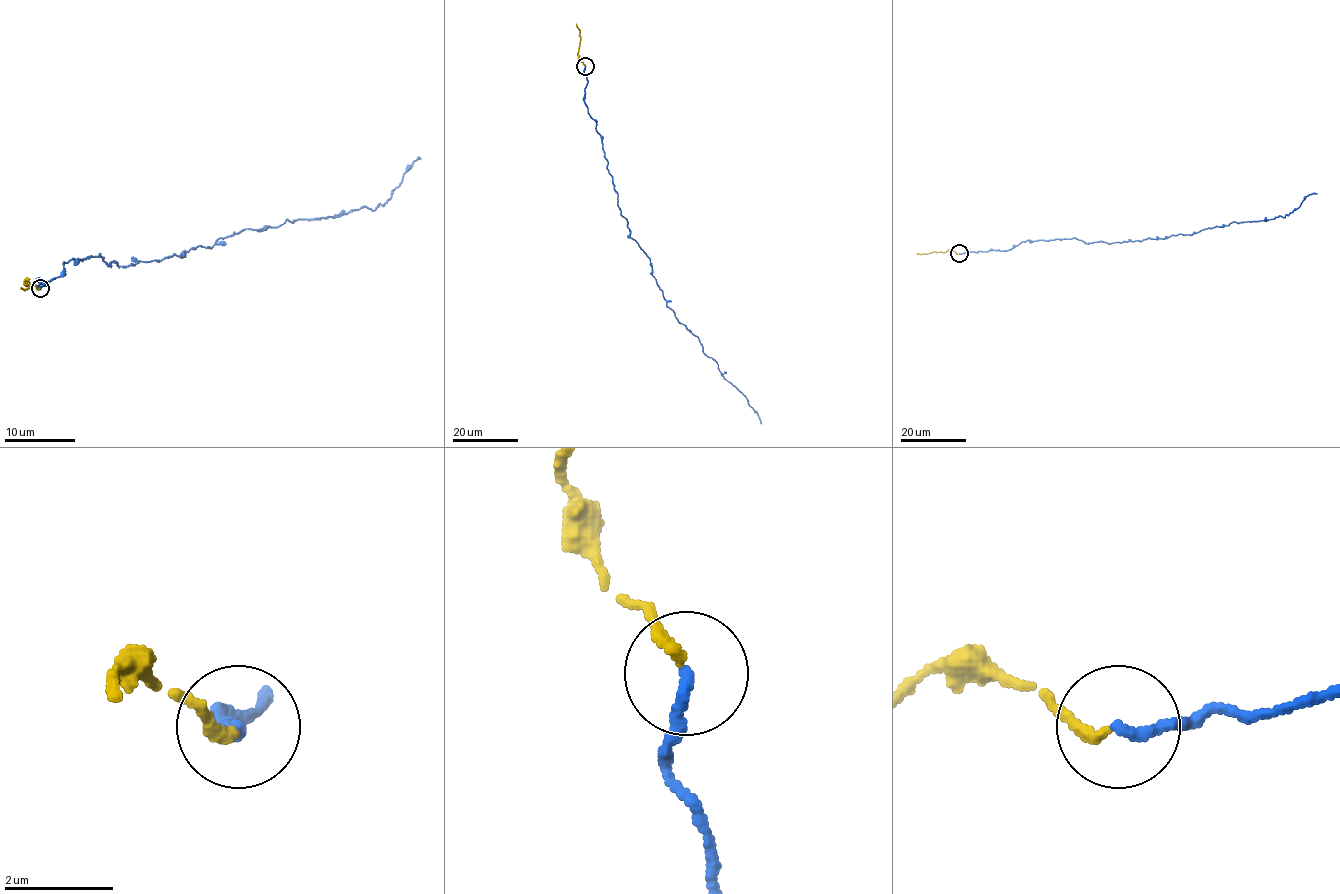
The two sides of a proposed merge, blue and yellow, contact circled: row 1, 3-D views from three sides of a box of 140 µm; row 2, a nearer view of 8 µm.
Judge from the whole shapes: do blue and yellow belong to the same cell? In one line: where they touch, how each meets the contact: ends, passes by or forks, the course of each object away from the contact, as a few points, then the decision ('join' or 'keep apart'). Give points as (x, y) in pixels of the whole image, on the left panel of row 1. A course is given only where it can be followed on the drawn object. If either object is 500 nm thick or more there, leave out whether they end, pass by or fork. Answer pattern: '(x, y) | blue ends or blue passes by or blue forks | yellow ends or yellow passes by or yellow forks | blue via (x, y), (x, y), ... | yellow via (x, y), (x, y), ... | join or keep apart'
(40, 288) | blue ends | yellow ends | blue via (40, 287), (73, 259), (162, 261), (245, 229), (375, 209), (421, 158) | yellow via (40, 287), (29, 282), (24, 282), (29, 286), (25, 289), (20, 287) | join

